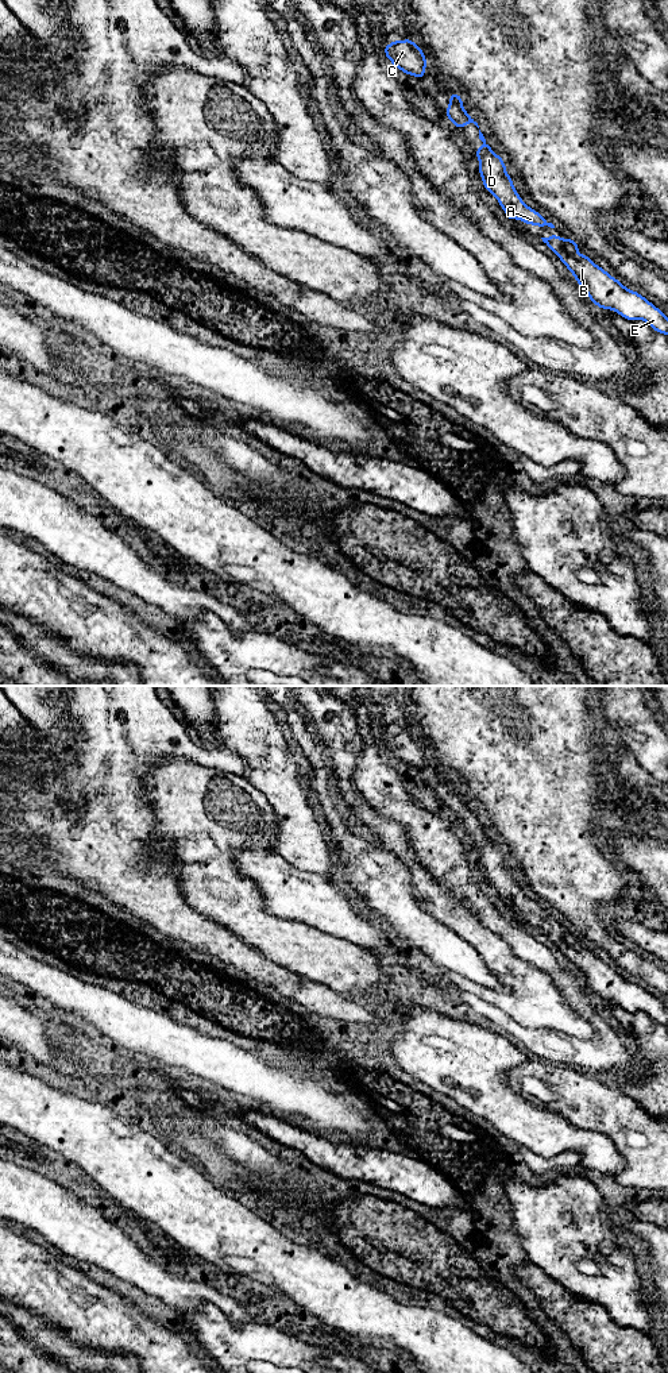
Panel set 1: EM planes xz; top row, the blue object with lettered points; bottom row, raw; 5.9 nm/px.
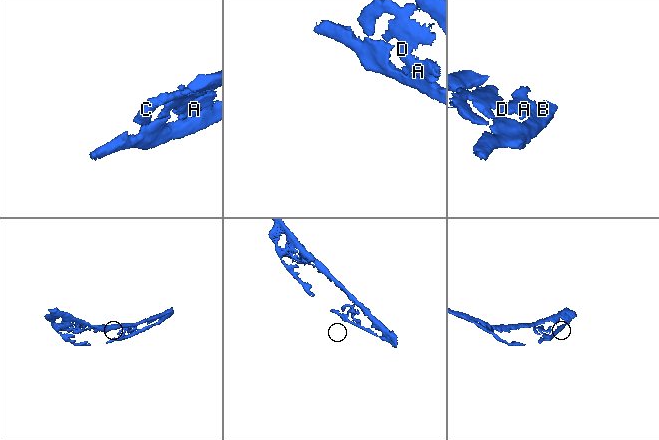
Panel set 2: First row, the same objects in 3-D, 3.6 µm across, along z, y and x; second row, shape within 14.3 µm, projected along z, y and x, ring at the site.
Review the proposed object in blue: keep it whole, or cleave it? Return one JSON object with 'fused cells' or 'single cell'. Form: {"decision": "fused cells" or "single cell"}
{"decision": "single cell"}

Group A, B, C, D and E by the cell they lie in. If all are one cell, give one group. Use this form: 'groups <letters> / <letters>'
groups A B C D E

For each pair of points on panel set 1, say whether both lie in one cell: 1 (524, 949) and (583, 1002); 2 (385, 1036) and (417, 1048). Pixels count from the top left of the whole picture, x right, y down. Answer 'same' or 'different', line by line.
1: same
2: different

